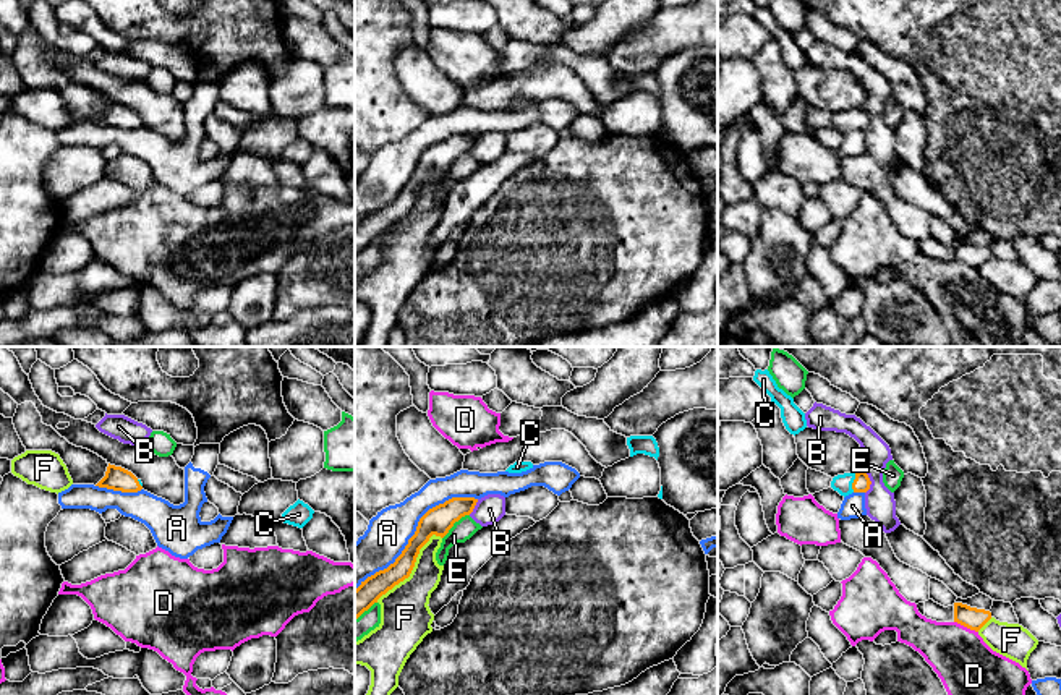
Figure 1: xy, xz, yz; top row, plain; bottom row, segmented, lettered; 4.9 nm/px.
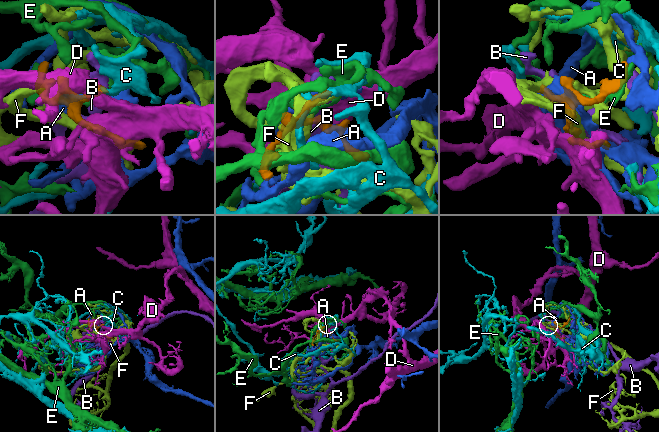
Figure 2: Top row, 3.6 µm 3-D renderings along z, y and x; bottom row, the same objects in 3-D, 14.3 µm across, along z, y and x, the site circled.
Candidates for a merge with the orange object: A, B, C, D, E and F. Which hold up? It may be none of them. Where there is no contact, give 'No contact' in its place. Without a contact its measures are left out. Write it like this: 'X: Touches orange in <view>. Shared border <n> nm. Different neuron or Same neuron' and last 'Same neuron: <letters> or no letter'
A: Touches orange in xz. Shared border 750 nm. Different neuron
B: Touches orange in yz. Shared border 120 nm. Different neuron
C: Touches orange in yz. Shared border 100 nm. Same neuron
D: Touches orange in yz. Shared border 130 nm. Different neuron
E: Touches orange in xz. Shared border 180 nm. Different neuron
F: Touches orange in xz. Shared border 460 nm. Different neuron
Same neuron: C

